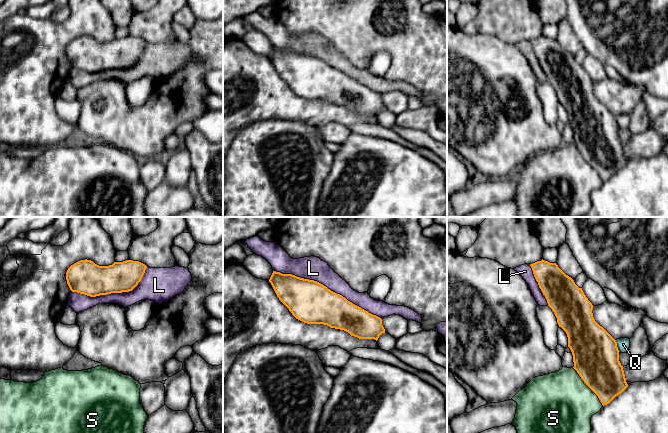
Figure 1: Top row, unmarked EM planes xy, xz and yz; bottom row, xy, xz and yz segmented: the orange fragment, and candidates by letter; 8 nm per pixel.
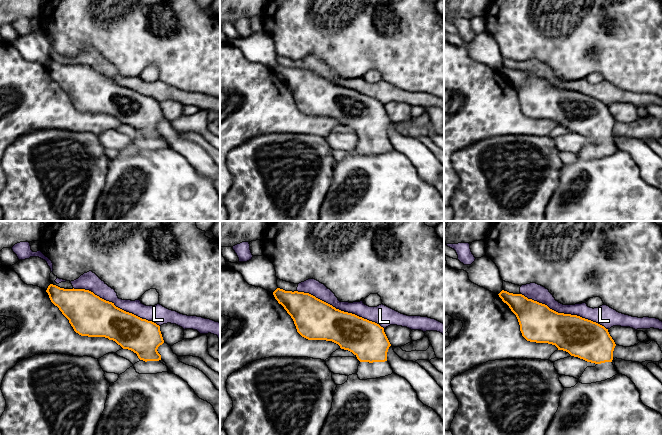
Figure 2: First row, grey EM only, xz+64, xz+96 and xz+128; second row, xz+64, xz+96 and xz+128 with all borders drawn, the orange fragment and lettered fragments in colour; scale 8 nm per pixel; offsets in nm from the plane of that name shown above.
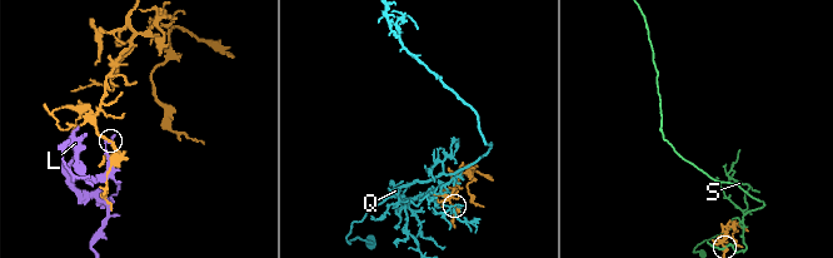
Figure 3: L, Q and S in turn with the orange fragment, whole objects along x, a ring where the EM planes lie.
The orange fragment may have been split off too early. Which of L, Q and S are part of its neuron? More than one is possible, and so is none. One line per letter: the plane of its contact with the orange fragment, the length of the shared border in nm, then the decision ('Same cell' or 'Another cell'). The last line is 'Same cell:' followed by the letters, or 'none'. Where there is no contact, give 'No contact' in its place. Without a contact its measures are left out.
L: Touches orange in xz. Shared border 950 nm. Another cell
Q: Touches orange in yz. Shared border 110 nm. Another cell
S: Touches orange in yz. Shared border 400 nm. Another cell
Same cell: none

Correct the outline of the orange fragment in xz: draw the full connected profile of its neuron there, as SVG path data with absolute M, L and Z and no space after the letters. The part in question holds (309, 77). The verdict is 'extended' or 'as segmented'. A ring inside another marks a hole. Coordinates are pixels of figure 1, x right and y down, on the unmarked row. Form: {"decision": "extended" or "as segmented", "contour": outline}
{"decision": "as segmented", "contour": "M273 47L269 58L279 76L304 99L327 101L359 115L377 117L385 109L380 93L317 57Z"}

